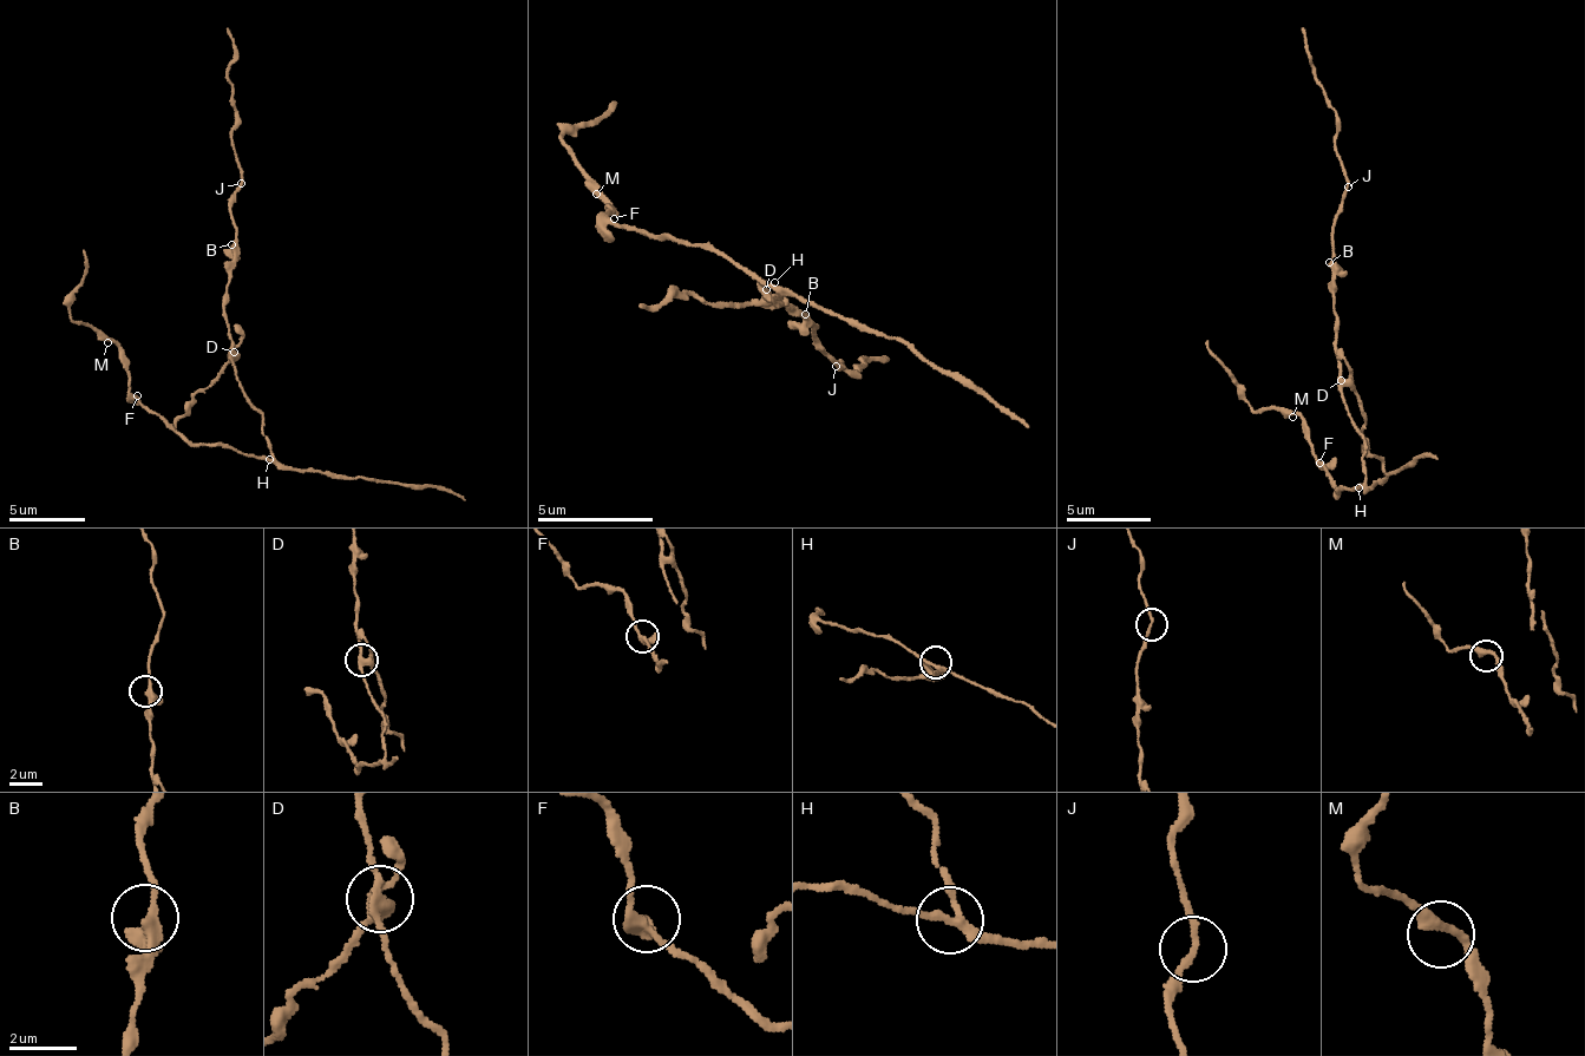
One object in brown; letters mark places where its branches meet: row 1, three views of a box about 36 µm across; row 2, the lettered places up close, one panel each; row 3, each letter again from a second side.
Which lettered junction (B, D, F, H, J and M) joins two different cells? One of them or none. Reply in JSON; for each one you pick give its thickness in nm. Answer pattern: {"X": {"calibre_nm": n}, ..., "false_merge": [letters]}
{"D": {"calibre_nm": 240}, "false_merge": ["D"]}

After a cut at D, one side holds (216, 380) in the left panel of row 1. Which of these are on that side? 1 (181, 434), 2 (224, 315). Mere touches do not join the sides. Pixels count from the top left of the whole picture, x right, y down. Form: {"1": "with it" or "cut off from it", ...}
{"1": "cut off from it", "2": "cut off from it"}

